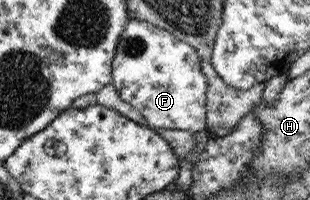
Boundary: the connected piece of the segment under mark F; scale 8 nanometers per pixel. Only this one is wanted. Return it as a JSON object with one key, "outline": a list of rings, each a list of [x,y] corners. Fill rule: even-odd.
{"outline":[[[130,18],[120,36],[111,67],[111,83],[120,98],[138,110],[148,128],[178,129],[192,133],[207,130],[206,91],[208,78],[202,72],[201,58],[184,40],[146,21]]]}

